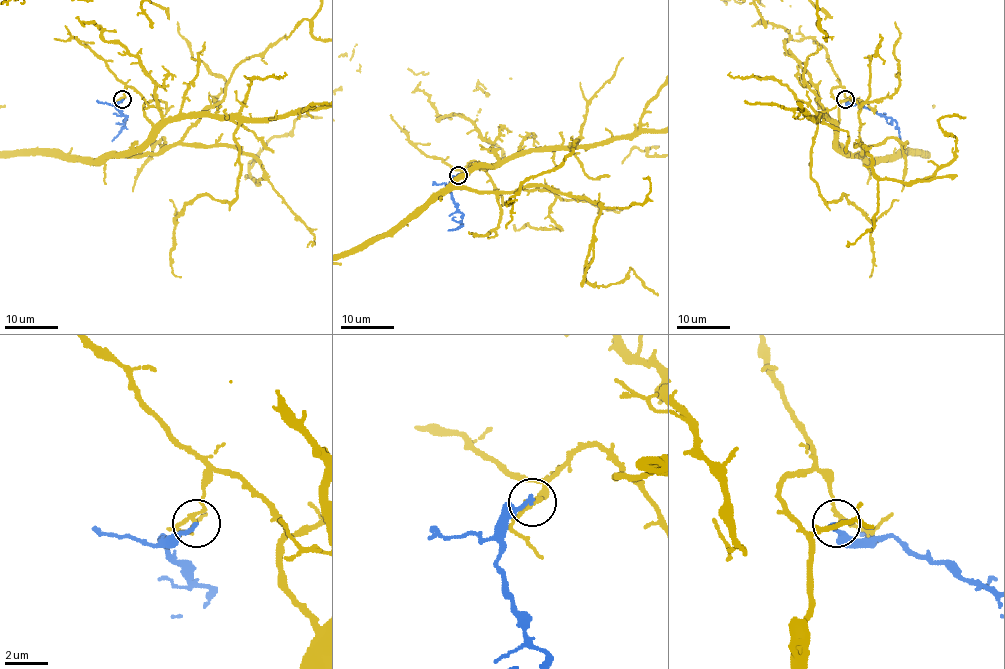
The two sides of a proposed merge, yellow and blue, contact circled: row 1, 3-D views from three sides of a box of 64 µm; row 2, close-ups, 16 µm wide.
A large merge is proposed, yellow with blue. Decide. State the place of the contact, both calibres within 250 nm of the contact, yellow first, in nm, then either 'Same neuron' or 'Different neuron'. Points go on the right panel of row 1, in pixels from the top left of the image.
Place: (845, 99). Thickness 160 nm (yellow) against 200 nm. Different neuron

